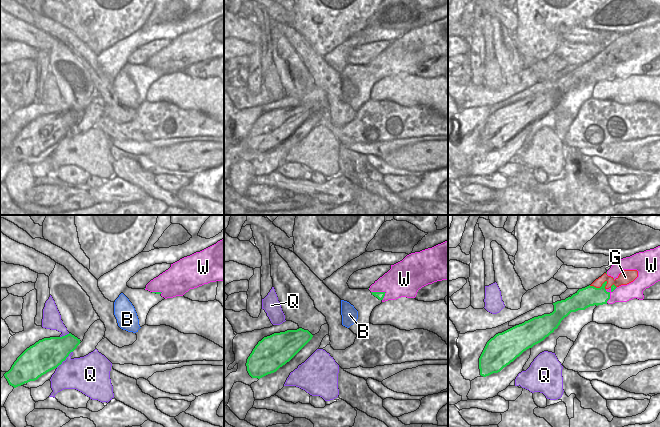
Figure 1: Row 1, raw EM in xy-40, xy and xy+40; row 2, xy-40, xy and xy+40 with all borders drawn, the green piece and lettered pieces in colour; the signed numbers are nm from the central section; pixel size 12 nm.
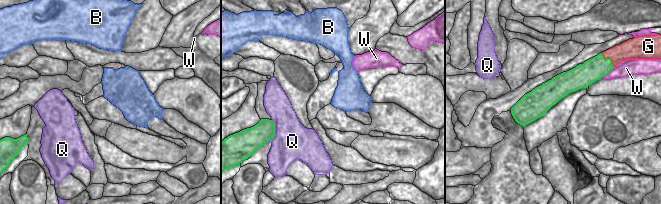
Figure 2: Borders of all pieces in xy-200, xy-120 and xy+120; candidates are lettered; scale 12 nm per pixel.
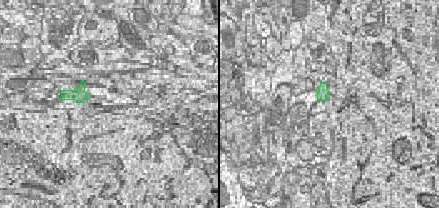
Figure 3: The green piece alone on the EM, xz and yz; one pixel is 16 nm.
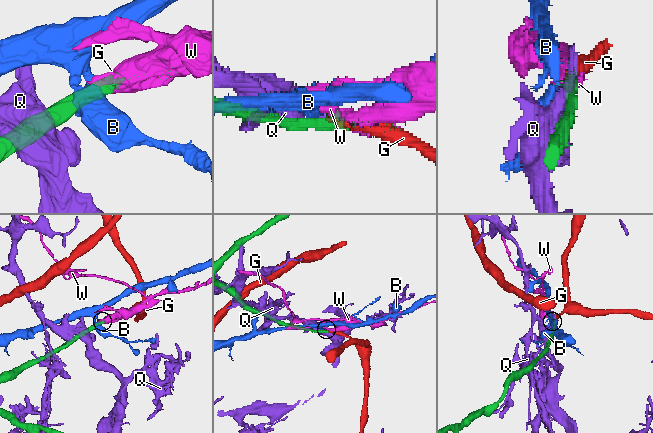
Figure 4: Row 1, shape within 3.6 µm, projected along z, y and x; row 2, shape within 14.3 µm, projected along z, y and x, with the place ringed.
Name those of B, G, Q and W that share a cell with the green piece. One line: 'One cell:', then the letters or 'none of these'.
One cell: G.

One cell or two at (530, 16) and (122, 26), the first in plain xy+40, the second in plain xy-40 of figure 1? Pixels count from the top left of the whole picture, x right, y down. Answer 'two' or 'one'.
one

